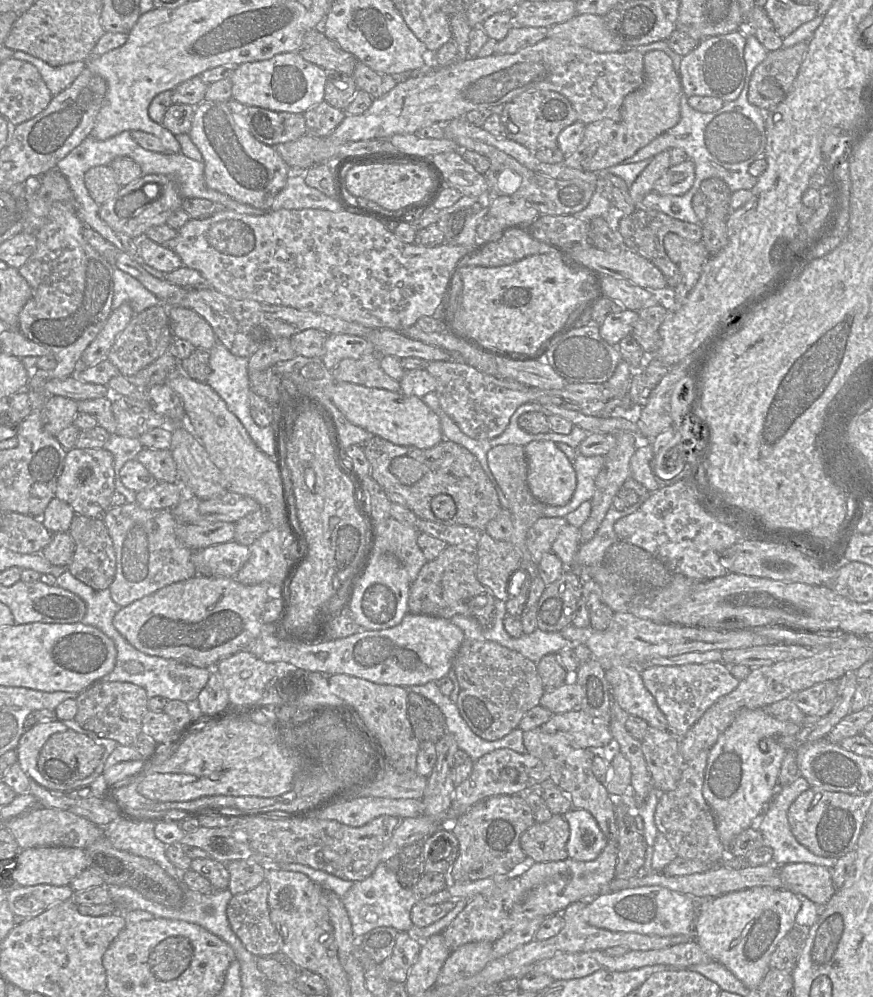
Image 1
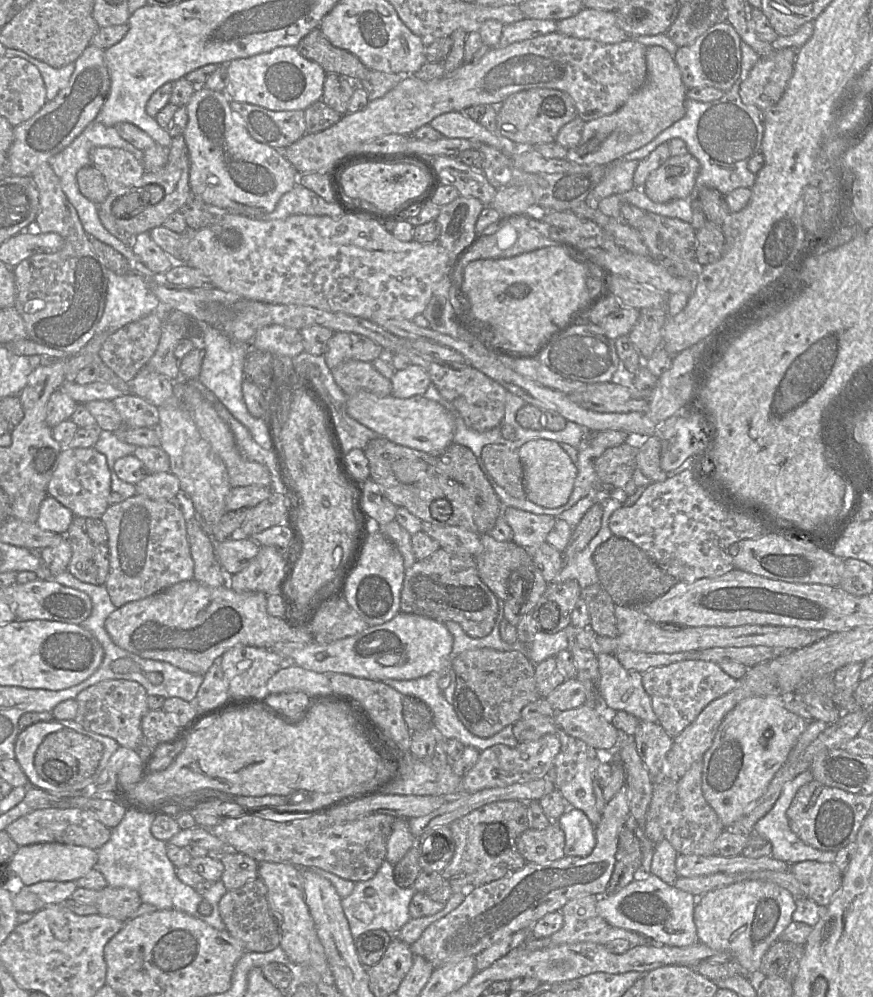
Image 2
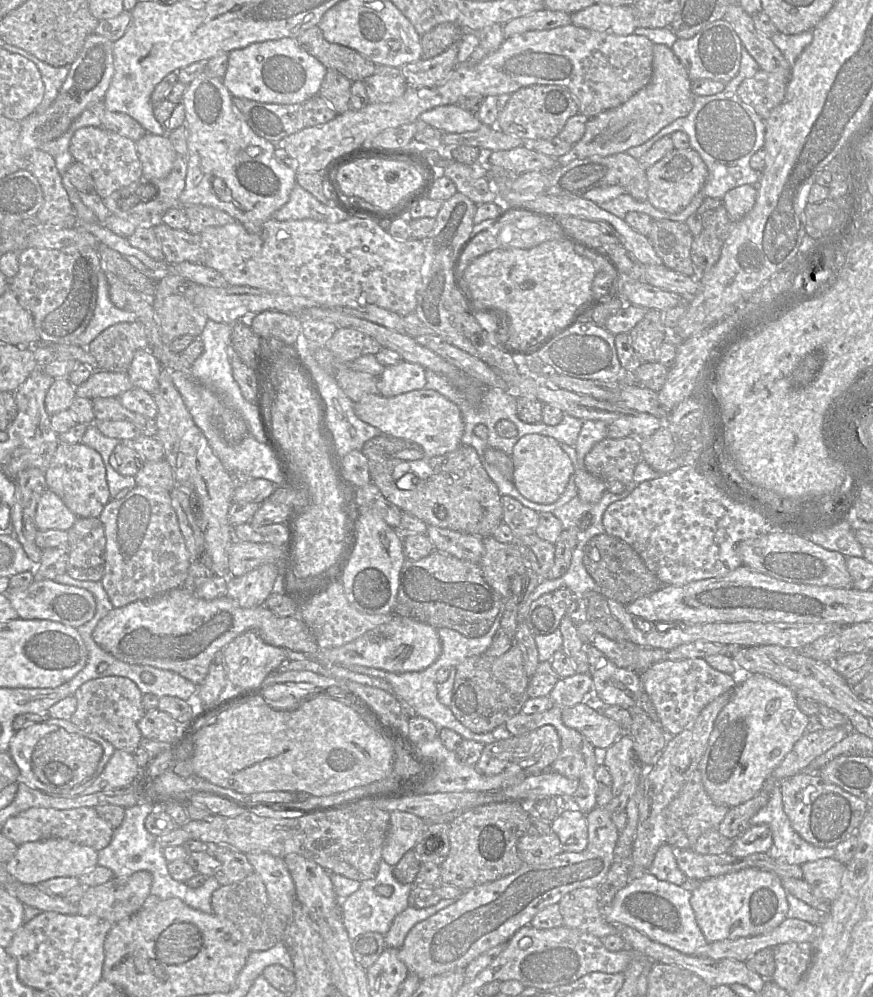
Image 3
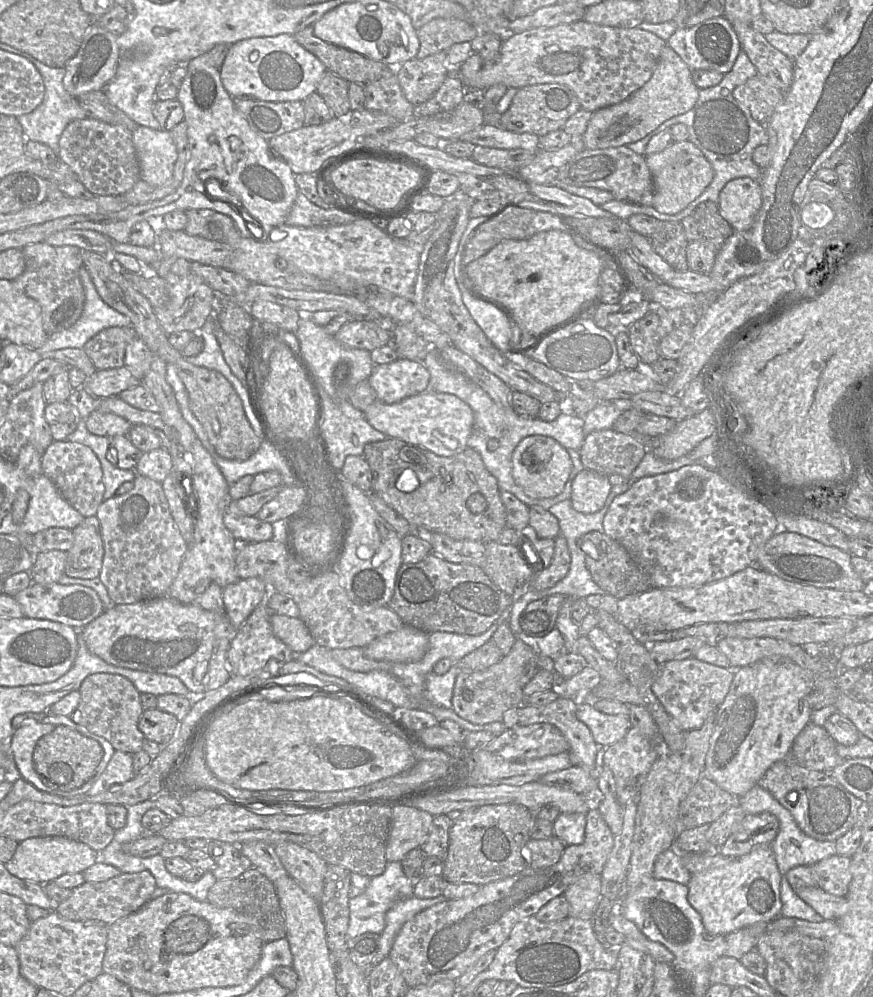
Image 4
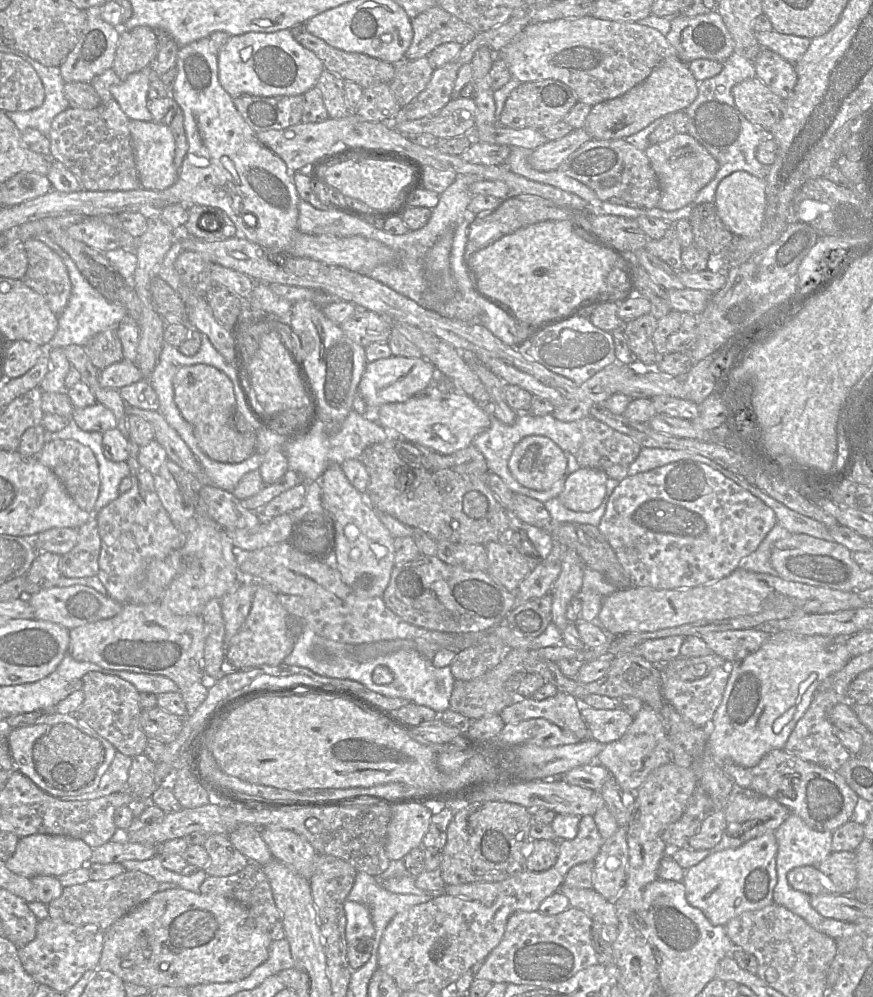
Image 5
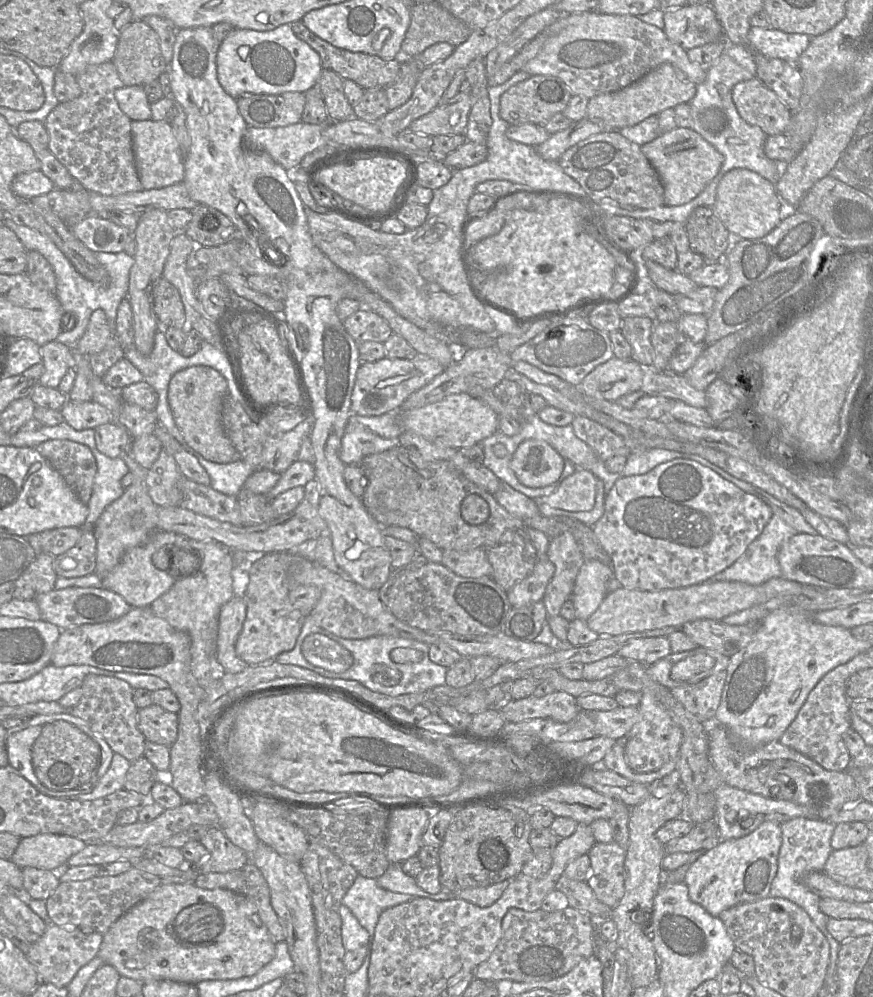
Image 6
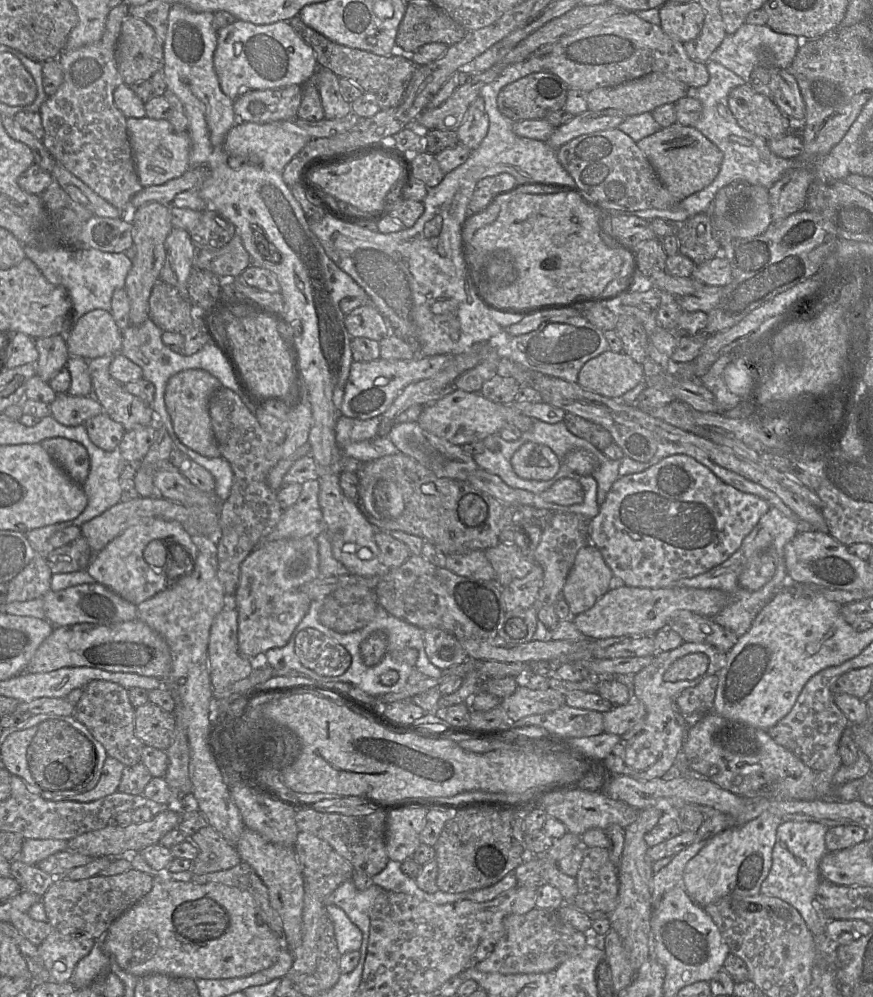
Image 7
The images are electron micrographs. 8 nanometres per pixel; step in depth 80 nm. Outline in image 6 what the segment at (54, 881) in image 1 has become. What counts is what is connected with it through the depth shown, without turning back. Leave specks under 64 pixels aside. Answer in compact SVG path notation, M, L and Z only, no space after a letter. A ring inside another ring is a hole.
M39 834L21 838L11 860L21 869L33 867L59 871L71 856L85 847L82 840L67 835Z

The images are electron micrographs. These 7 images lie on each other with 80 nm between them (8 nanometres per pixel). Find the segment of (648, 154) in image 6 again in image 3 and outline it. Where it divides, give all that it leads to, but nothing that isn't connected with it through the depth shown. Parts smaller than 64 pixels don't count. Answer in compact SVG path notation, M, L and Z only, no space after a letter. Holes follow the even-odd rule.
M691 147L673 149L646 170L648 180L647 200L653 207L667 213L685 209L701 190L708 176L708 169L701 156Z

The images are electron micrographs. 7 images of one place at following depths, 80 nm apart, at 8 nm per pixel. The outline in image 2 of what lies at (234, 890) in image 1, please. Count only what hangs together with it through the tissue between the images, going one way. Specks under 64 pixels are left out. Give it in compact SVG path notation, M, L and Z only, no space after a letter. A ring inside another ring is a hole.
M227 851L217 857L224 866L220 881L227 890L238 889L258 878L258 862L253 858L236 851Z

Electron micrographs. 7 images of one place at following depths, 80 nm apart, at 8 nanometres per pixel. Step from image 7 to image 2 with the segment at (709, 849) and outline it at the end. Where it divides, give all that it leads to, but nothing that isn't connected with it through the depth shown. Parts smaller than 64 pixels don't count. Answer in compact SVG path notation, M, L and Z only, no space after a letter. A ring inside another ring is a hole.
M749 880L698 897L694 922L700 943L729 953L751 977L757 977L763 955L793 921L795 909L795 897L788 890L772 882Z

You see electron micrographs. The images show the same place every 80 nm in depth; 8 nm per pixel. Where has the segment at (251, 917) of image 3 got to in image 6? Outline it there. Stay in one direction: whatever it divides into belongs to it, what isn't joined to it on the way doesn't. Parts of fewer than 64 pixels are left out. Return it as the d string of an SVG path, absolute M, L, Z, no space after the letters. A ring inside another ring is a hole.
M247 862L237 870L227 873L200 873L193 885L202 889L227 889L250 898L275 943L285 940L285 931L270 900L268 884L260 870Z

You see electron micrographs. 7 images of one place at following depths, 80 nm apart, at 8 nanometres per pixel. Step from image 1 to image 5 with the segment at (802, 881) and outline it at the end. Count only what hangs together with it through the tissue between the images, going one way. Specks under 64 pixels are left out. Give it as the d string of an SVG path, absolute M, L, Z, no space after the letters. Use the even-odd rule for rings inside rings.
M833 851L816 867L834 885L838 895L851 895L857 887L855 852Z

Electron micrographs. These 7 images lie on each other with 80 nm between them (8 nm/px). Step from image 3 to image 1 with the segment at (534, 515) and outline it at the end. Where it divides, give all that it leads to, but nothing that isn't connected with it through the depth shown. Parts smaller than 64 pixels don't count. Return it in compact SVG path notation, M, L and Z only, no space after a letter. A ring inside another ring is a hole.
M543 516L529 528L526 543L537 565L545 553L552 551L553 542L567 523L565 517Z

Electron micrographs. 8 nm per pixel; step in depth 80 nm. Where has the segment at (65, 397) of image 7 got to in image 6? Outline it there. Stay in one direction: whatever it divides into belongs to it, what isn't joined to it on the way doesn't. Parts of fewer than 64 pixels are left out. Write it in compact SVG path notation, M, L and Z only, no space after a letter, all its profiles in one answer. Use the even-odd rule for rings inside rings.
M68 400L60 410L64 420L76 430L95 429L112 421L112 414L94 400L73 402Z

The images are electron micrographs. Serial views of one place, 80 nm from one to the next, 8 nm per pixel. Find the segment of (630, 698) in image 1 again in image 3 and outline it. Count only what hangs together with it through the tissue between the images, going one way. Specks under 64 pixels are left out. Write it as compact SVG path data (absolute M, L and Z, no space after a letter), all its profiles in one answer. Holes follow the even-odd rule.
M592 643L584 645L593 679L593 700L598 699L602 706L637 708L637 700L644 691L640 674L618 667Z

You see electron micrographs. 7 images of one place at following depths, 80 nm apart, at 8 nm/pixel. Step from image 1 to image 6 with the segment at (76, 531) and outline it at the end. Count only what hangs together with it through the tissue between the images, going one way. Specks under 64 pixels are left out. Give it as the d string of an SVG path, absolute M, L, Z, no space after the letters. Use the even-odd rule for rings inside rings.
M84 526L78 542L65 553L54 558L58 577L82 577L95 572L97 539L94 526Z

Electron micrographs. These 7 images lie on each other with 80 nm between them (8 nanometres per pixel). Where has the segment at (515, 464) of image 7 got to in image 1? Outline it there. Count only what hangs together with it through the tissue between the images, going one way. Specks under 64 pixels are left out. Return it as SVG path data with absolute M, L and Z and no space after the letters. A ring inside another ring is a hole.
M531 441L524 446L527 460L527 484L531 494L547 506L564 506L576 488L576 473L573 464L556 446L555 442Z

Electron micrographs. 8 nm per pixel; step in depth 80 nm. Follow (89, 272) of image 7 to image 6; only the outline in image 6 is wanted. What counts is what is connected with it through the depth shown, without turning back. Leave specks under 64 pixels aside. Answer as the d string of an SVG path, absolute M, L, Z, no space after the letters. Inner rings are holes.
M7 215L3 224L15 232L27 251L39 252L53 268L56 277L55 294L64 312L71 313L76 318L74 328L62 331L56 339L57 341L70 347L75 346L84 335L91 314L97 309L105 312L111 325L115 324L119 304L123 299L128 298L130 271L134 265L134 257L129 256L125 251L119 253L95 253L97 260L106 269L110 278L108 285L97 284L84 278L50 238L32 228L15 223Z

